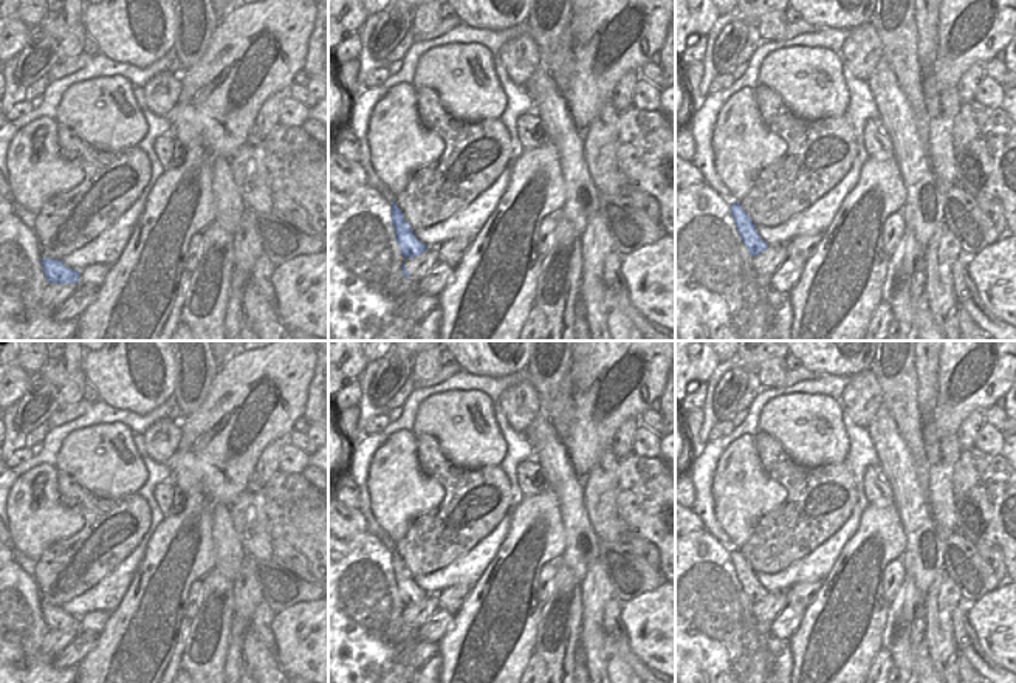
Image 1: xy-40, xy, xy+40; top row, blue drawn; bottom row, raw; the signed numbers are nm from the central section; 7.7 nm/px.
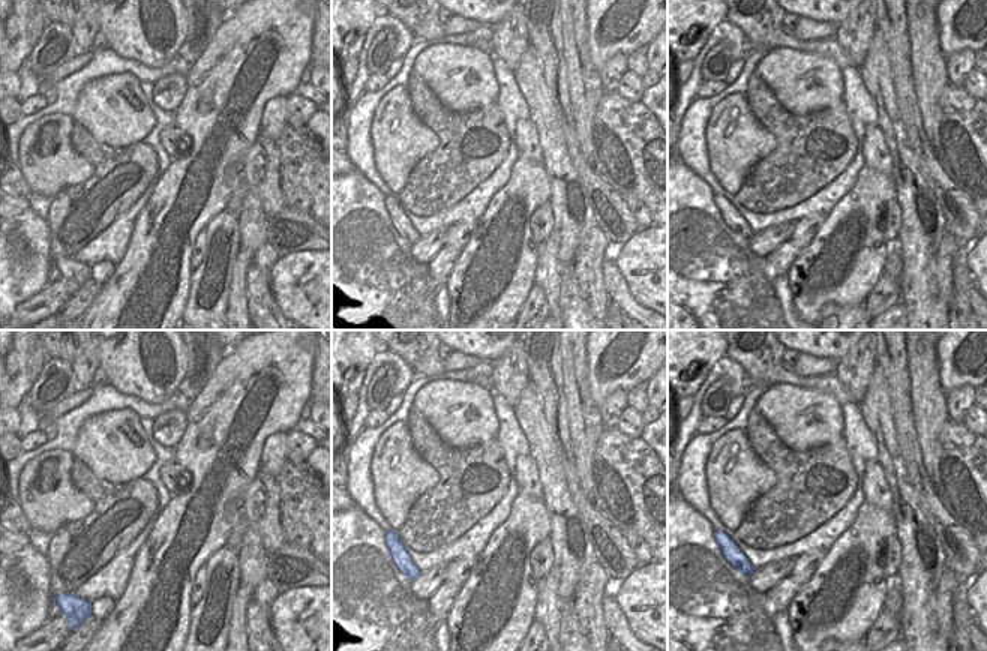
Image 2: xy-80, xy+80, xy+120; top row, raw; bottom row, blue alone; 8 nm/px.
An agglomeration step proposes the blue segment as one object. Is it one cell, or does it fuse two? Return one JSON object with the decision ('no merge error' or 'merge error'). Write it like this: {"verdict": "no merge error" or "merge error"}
{"verdict": "no merge error"}

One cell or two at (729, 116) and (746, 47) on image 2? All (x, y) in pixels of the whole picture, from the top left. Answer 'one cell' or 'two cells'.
two cells

